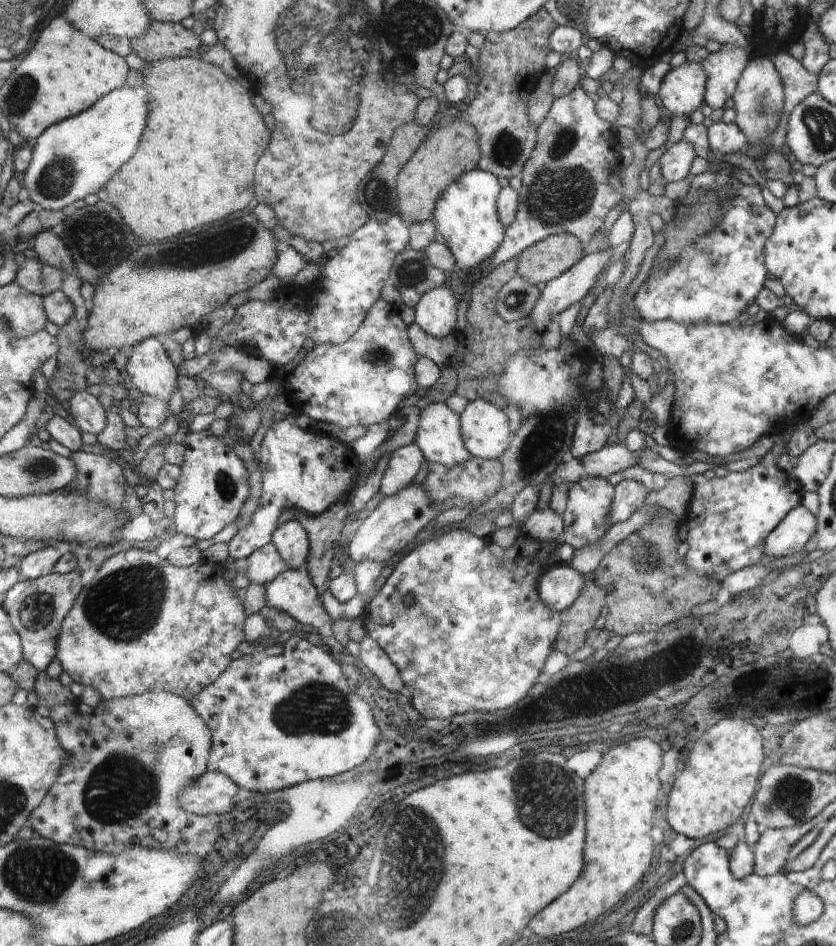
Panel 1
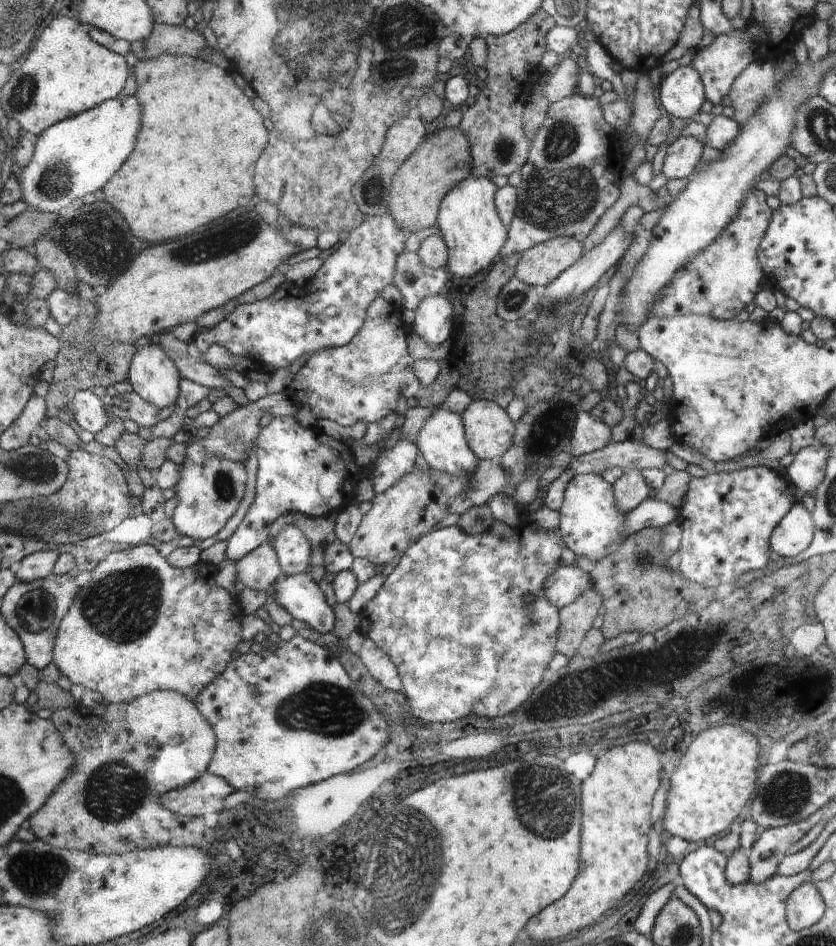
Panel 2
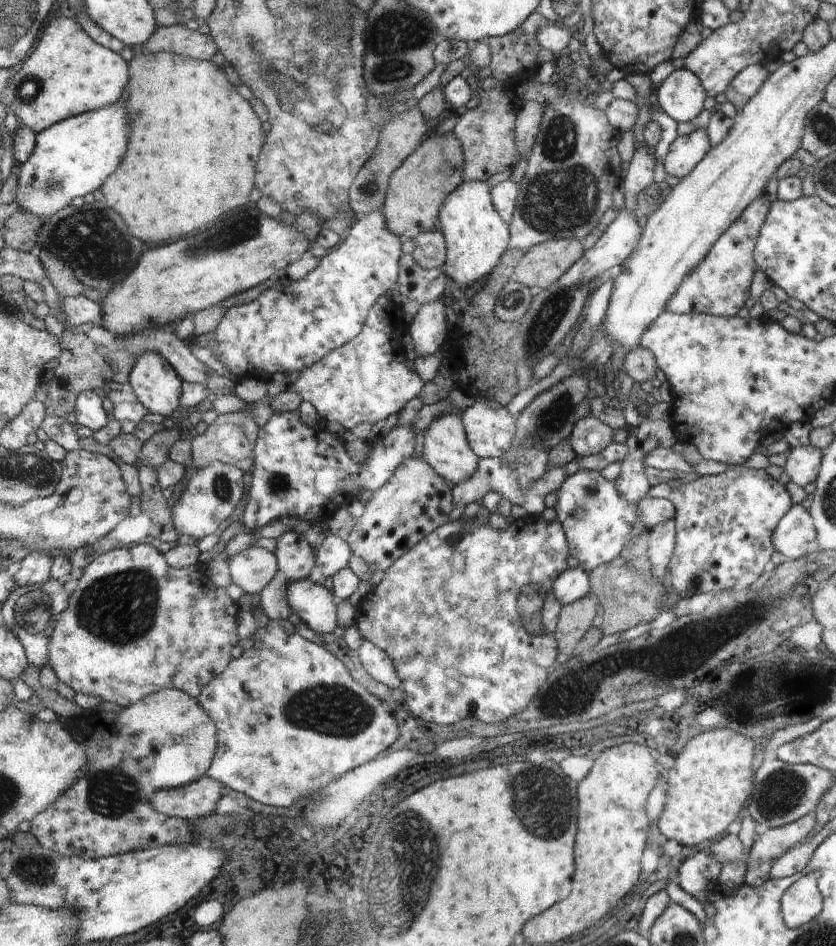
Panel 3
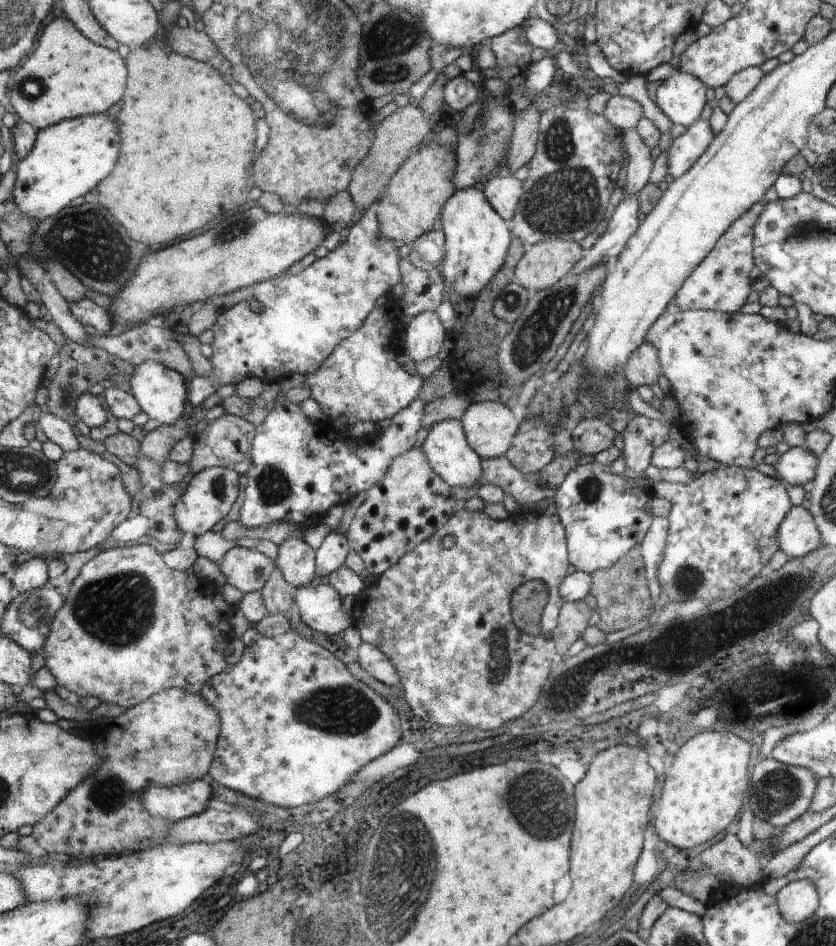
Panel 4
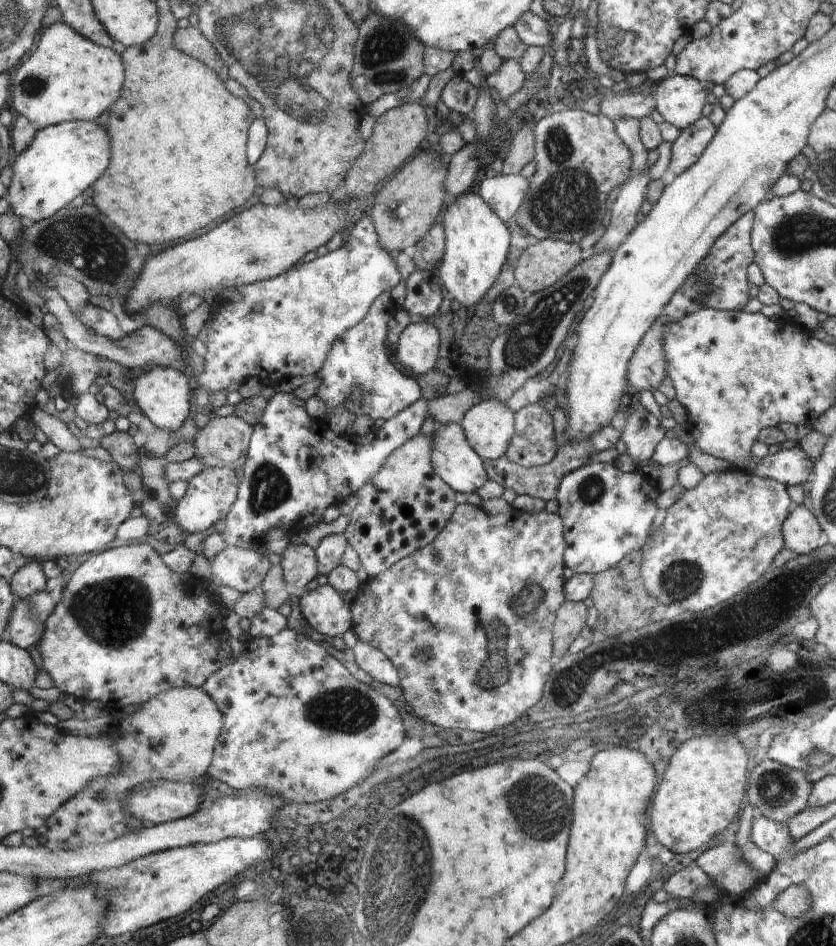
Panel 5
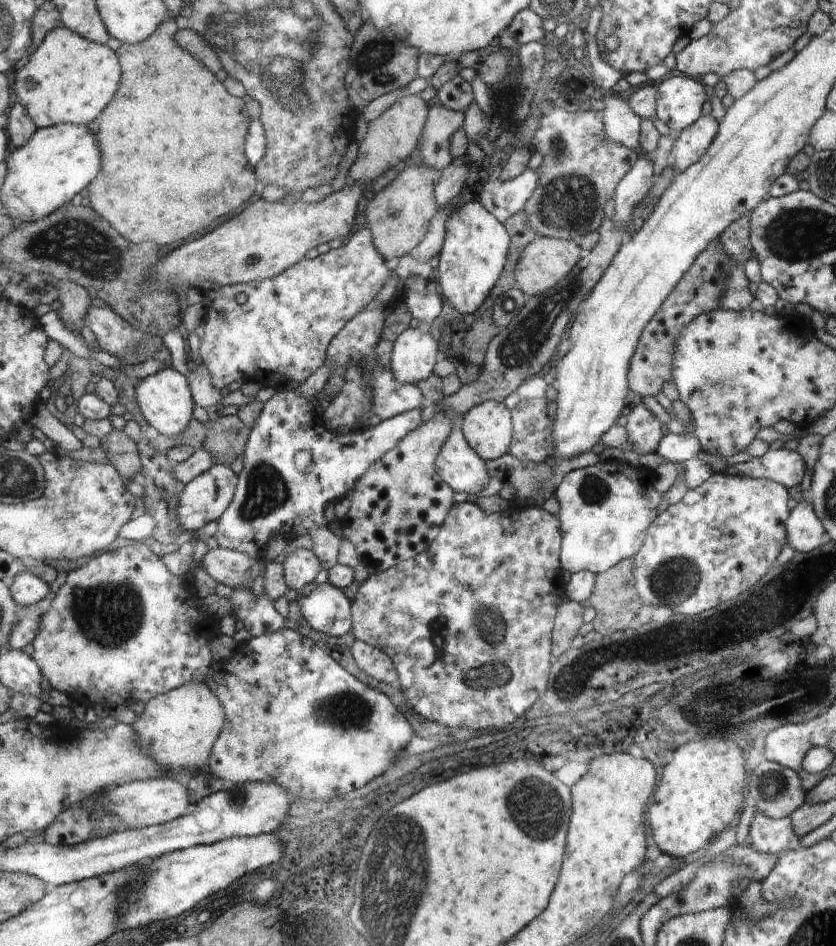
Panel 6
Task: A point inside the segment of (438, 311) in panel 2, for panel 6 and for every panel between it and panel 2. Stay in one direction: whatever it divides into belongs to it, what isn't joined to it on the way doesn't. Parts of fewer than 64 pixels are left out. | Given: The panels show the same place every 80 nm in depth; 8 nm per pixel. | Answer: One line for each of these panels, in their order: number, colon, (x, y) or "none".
3: (427, 331)
4: (422, 339)
5: (418, 347)
6: (415, 353)

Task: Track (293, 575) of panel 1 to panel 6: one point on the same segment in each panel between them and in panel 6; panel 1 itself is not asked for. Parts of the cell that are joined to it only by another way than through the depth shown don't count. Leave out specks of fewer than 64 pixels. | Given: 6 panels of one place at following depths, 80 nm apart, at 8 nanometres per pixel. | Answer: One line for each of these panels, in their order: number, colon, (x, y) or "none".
2: (300, 595)
3: (315, 605)
4: (321, 609)
5: (326, 611)
6: (327, 610)

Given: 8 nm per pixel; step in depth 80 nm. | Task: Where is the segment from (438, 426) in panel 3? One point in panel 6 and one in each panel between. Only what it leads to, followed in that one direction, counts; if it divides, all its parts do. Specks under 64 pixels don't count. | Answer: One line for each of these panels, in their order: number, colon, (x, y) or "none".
4: (451, 456)
5: (454, 460)
6: (460, 466)

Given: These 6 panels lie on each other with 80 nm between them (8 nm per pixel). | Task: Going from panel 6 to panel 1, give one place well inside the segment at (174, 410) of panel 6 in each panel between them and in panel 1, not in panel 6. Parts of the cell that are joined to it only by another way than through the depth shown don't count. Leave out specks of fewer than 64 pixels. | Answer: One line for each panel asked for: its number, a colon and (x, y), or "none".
1: (150, 371)
2: (152, 374)
3: (154, 380)
4: (161, 392)
5: (163, 393)

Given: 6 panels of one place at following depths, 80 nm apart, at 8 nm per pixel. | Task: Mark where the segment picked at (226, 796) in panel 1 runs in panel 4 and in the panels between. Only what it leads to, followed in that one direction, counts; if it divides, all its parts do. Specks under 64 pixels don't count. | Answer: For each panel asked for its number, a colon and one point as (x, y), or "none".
2: (204, 797)
3: (197, 800)
4: (175, 803)

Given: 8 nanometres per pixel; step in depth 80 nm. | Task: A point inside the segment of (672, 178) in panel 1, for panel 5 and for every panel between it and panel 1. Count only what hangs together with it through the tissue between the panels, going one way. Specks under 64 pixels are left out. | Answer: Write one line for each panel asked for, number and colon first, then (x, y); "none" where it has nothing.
2: (681, 156)
3: (686, 151)
4: (685, 150)
5: (692, 142)

